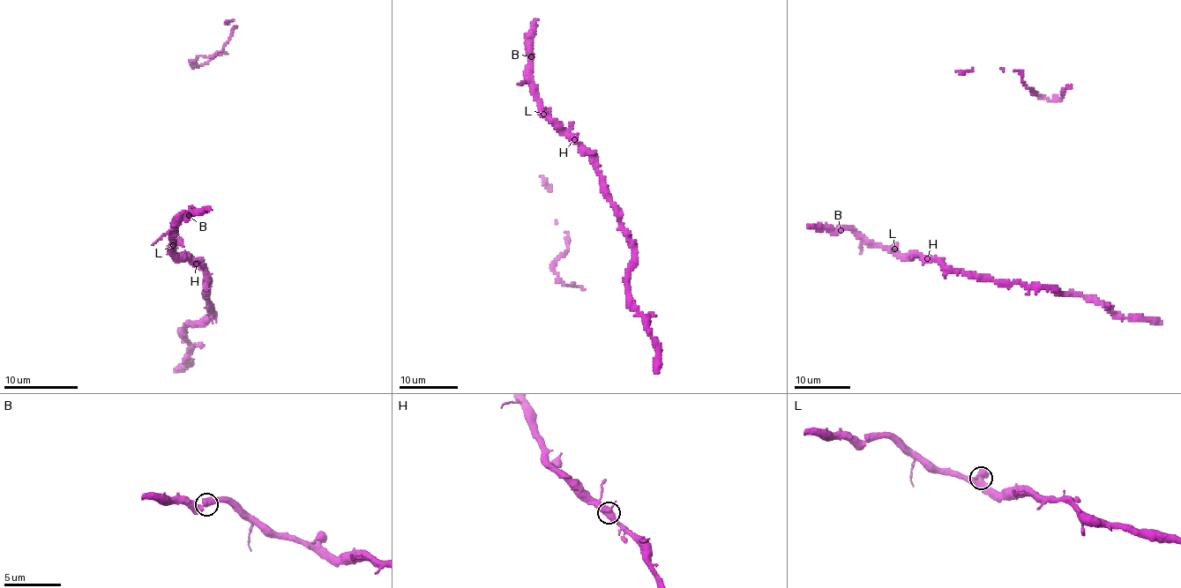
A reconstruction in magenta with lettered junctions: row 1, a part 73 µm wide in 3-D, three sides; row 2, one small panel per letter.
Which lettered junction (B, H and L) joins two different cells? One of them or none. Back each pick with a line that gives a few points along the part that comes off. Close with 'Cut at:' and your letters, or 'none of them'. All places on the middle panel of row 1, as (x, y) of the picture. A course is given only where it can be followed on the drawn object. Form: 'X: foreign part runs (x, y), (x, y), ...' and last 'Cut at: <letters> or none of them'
Cut at: none of them

